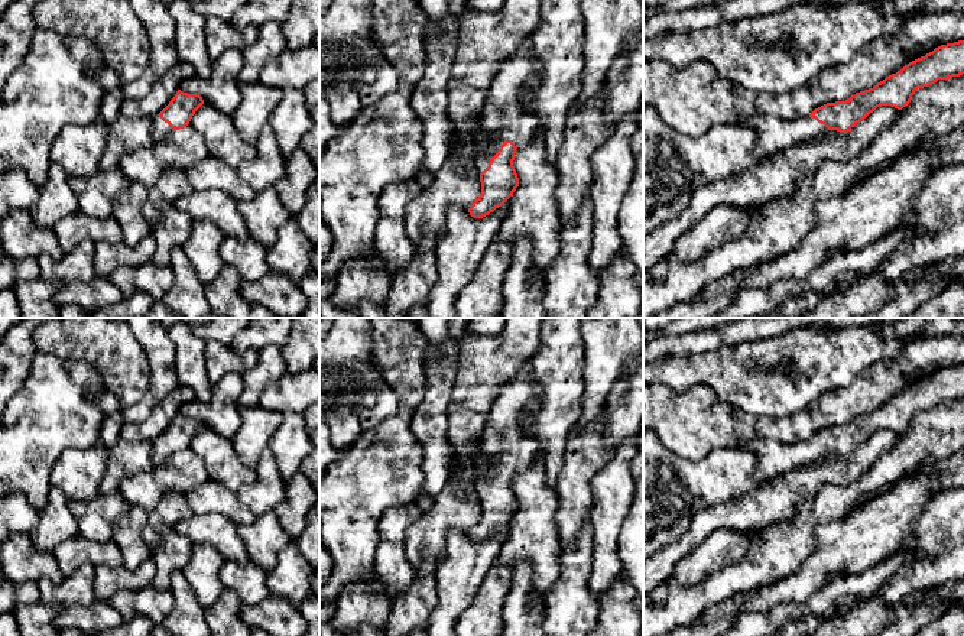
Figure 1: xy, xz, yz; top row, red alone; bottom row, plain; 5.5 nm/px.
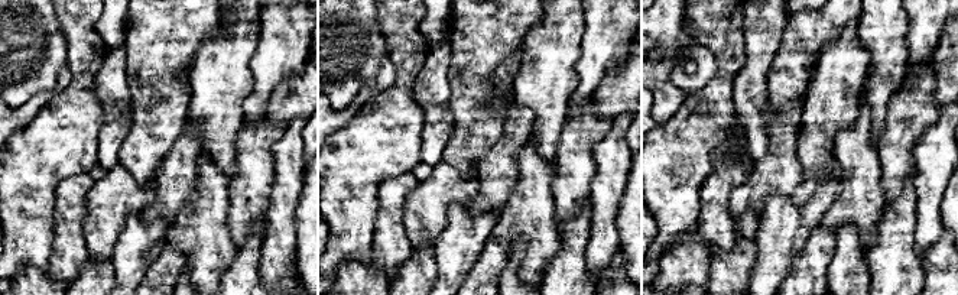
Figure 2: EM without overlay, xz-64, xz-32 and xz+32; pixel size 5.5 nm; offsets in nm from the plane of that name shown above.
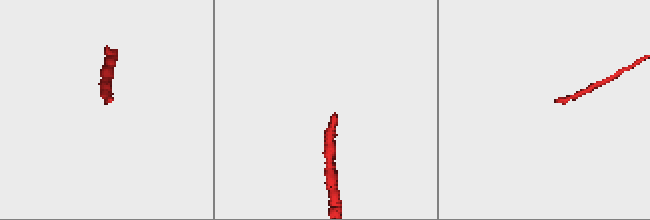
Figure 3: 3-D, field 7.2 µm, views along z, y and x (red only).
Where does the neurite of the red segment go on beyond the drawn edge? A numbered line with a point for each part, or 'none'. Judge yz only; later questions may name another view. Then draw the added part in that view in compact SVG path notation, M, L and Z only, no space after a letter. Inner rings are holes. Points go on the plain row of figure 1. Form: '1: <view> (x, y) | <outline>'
1: yz (773, 458) | M760 438L743 444L741 450L752 452L757 458L756 478L762 483L796 467L818 463L828 455L824 448L812 441L780 444Z

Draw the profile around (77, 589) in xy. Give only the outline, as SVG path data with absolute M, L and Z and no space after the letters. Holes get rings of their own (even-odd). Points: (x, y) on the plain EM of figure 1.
M84 564L75 572L64 577L61 583L53 584L49 580L38 583L40 590L40 601L46 604L59 603L65 606L88 606L97 597L94 594L95 567Z

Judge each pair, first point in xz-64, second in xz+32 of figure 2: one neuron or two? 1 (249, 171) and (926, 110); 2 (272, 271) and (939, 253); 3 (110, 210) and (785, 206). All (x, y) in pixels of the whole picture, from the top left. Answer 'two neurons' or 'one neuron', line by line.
1: one neuron
2: two neurons
3: two neurons

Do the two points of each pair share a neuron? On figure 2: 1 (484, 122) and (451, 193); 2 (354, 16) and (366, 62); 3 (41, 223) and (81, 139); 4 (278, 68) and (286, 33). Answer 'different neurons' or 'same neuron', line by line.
1: different neurons
2: same neuron
3: same neuron
4: same neuron

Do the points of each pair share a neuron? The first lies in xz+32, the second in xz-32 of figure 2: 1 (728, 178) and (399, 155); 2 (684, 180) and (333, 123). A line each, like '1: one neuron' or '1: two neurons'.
1: two neurons
2: two neurons

